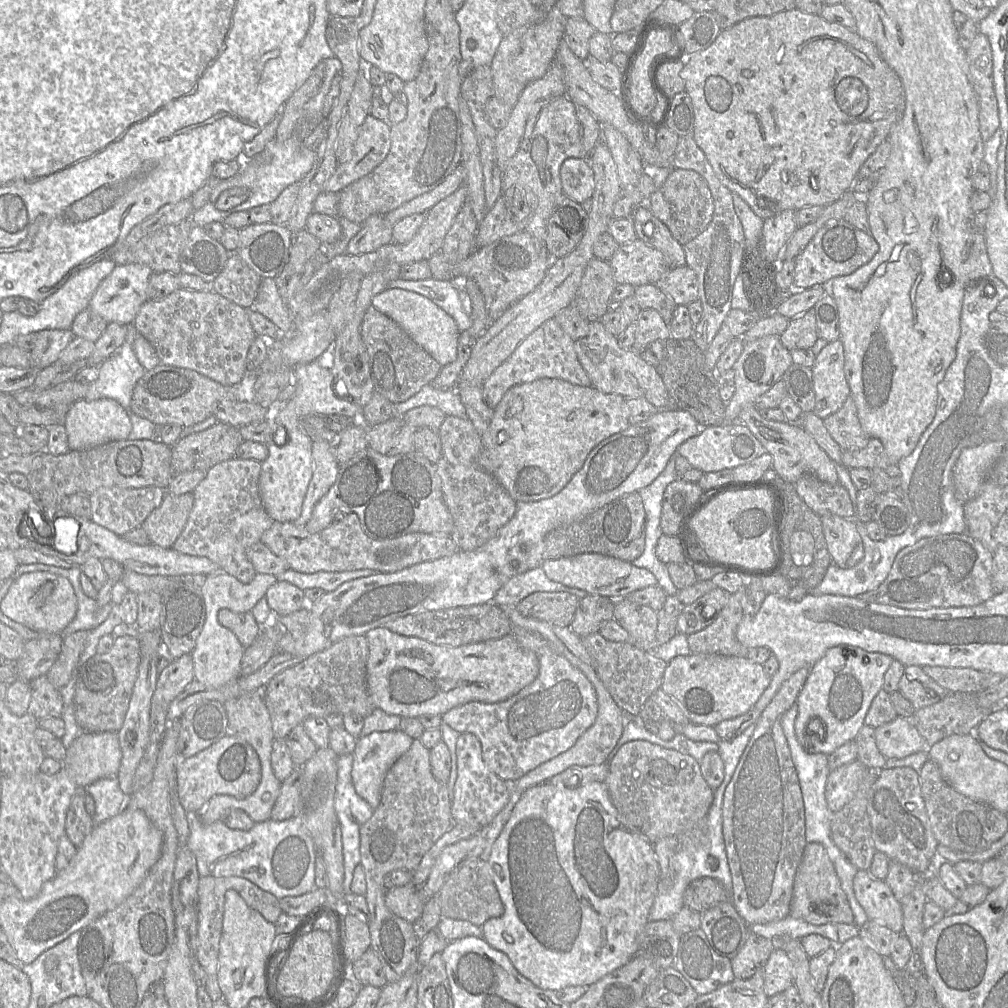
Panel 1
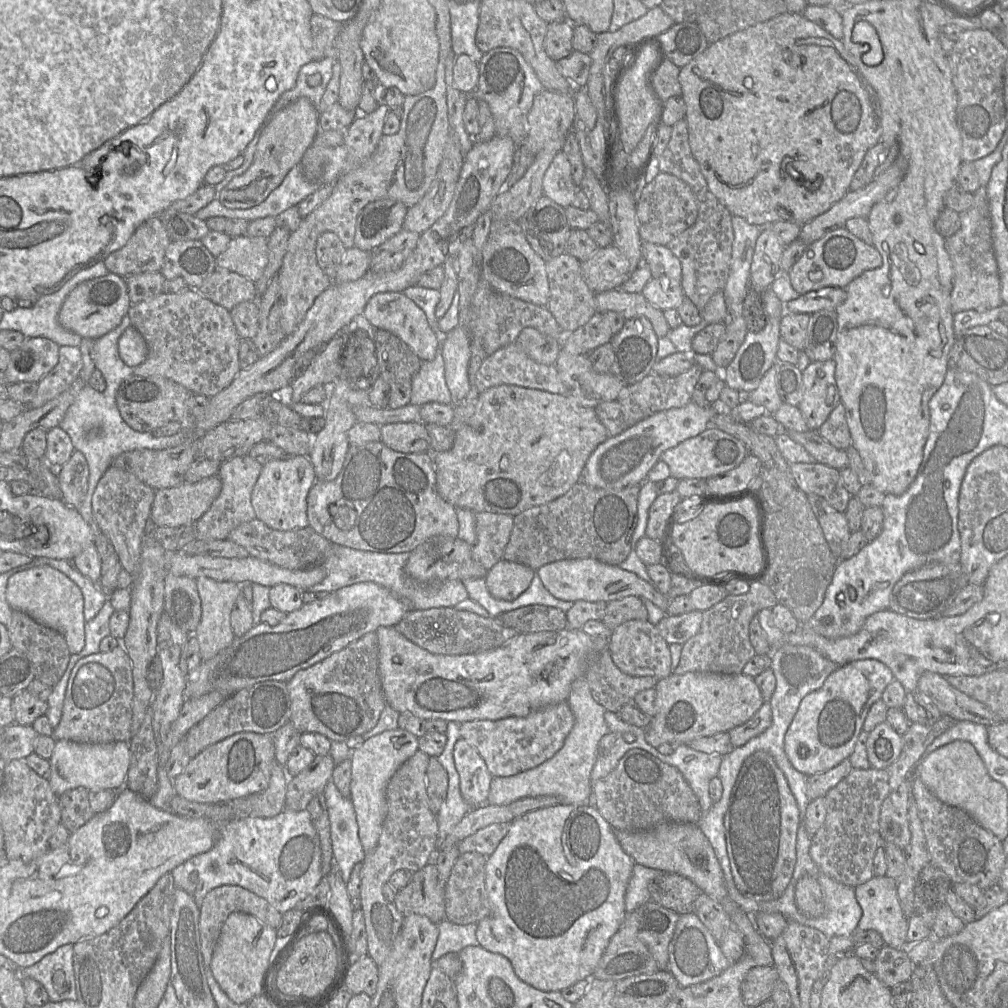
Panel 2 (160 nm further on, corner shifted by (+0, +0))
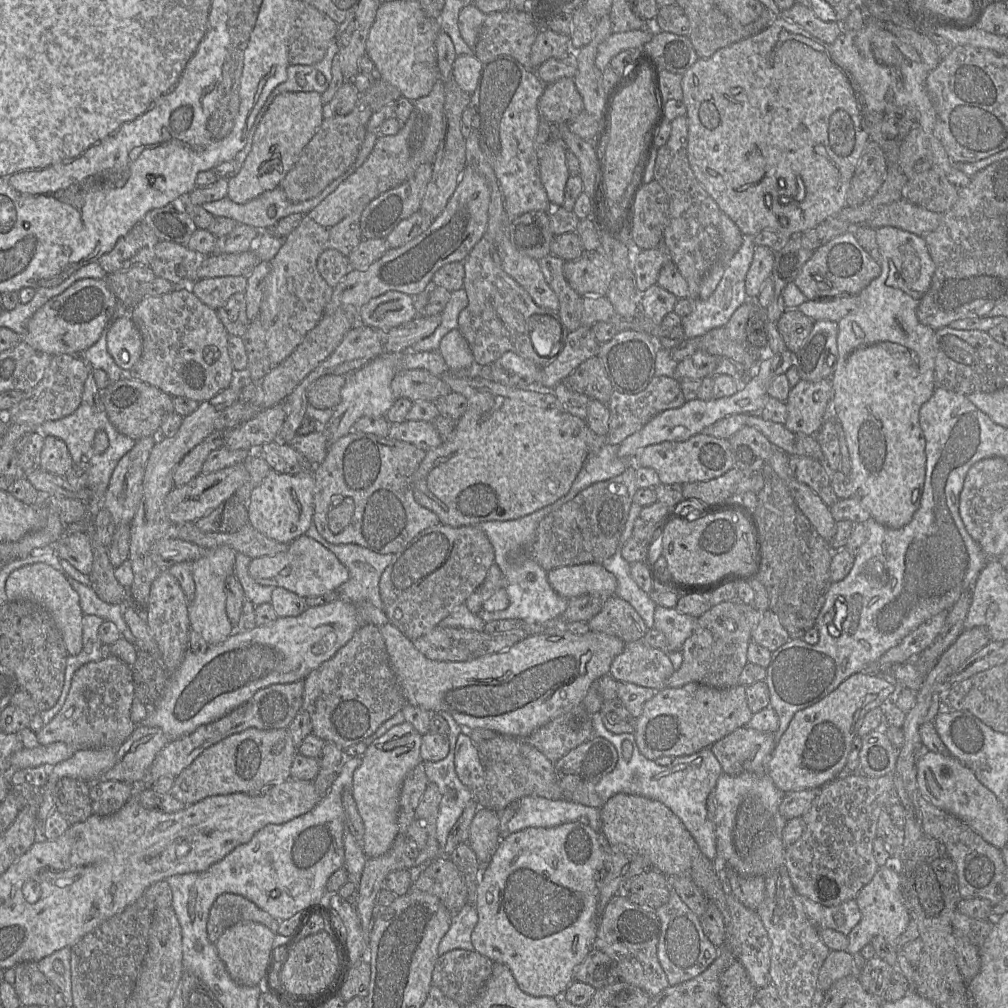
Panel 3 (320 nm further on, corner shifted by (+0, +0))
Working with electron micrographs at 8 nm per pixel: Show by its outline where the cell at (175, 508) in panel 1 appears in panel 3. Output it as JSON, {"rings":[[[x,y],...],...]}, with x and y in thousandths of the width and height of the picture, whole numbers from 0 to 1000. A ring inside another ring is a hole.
{"rings":[[[241,459],[234,460],[213,468],[198,470],[191,476],[178,483],[173,483],[164,494],[166,512],[172,521],[193,518],[207,510],[224,496],[247,475],[247,469]]]}

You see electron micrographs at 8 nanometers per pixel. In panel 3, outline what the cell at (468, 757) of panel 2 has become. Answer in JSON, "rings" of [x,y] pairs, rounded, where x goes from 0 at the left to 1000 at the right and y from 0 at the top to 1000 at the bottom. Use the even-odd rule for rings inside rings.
{"rings":[[[465,726],[455,728],[451,740],[451,765],[456,775],[467,785],[472,785],[480,776],[480,760]]]}

